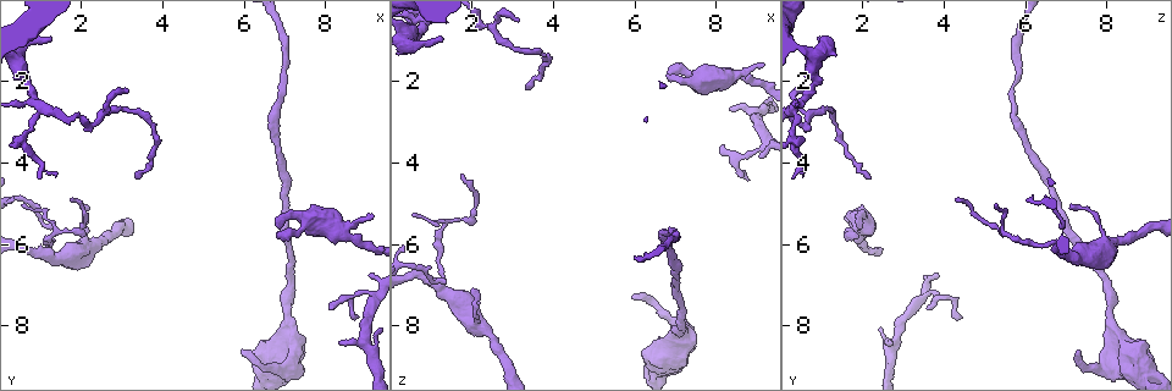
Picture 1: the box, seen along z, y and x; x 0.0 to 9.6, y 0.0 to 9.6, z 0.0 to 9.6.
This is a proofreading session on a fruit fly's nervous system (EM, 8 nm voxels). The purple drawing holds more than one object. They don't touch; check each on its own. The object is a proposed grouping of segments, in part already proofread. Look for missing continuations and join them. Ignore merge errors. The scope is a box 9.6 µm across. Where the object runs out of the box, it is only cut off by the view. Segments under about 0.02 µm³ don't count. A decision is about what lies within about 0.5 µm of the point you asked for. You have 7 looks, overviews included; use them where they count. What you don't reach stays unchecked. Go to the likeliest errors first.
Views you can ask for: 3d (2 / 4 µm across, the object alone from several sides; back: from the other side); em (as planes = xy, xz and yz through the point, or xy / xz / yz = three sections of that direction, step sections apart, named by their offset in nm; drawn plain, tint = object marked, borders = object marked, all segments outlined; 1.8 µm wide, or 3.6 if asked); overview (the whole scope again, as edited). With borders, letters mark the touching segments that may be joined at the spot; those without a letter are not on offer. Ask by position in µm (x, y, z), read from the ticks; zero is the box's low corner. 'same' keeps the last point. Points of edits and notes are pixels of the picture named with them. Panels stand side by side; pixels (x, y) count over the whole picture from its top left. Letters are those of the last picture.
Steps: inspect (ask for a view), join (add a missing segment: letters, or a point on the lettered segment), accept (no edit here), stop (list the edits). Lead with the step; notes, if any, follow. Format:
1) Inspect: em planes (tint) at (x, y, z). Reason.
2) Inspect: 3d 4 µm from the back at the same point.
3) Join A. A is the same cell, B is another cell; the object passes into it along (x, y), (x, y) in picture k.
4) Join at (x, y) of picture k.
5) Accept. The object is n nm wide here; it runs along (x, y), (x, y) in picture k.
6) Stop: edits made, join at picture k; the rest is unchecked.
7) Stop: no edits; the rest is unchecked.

Inspect: 3d 4 µm from the back at (1.35, 0.95, 0.90). An open end.

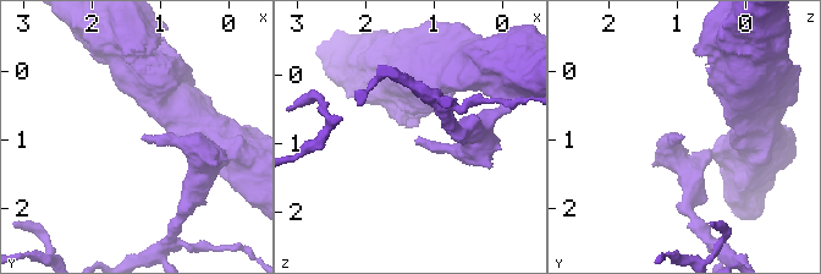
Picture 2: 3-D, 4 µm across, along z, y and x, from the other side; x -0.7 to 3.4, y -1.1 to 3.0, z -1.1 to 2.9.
Inspect: em xz step 16 (tint) at (1.25, 1.00, 0.90). Shape alone is not enough.

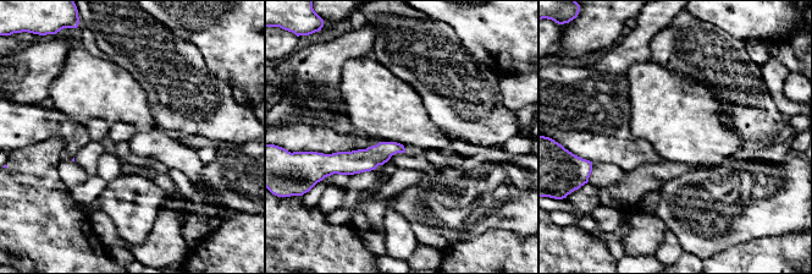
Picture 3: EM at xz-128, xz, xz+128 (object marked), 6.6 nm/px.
Inspect: em planes (borders) at the same point.

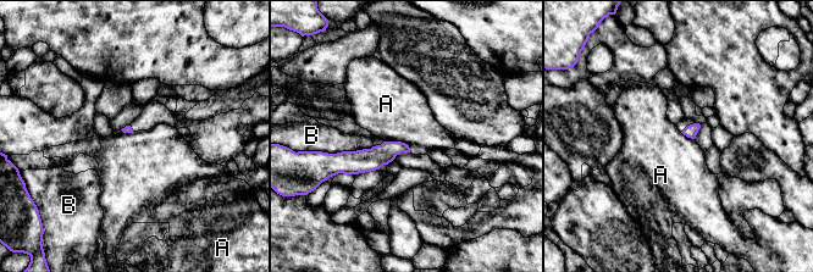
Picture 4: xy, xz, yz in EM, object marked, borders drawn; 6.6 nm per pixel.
Accept. A and B are other cells; a border runs along (385, 140), (404, 142), (410, 151) in picture 4; no lettered segment goes on from it.

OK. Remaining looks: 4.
Inspect: 3d 2 µm at (5.95, 8.65, 7.35). Tapers out.

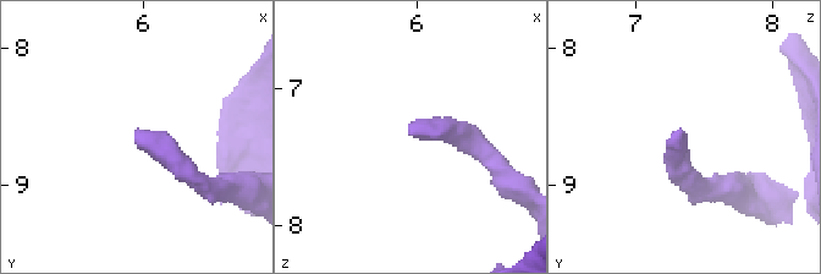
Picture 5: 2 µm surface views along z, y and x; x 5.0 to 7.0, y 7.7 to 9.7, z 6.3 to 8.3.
Inspect: em planes (borders) at (5.94, 8.60, 7.34). Shape alone is not enough.

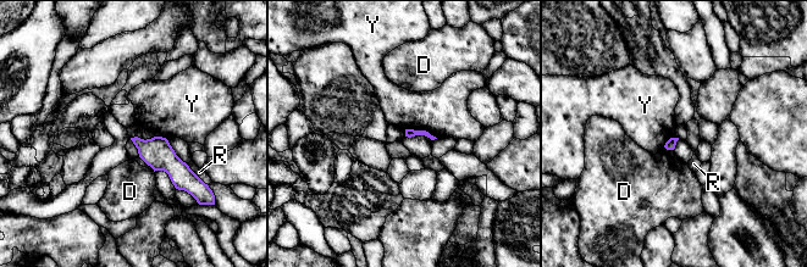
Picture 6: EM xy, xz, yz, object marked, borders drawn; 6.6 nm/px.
Accept. The longest contact is with Y, 220 nm; D, R and Y are other cells; none of them fits.

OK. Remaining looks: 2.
Inspect: 3d 2 µm at (8.35, 8.45, 2.65). Free end.

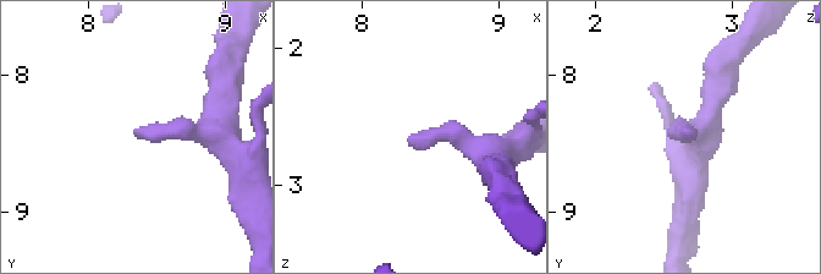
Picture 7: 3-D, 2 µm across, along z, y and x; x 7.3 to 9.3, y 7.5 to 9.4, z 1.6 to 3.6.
Inspect: em planes (borders) at (8.32, 8.44, 2.68). Need the tissue.

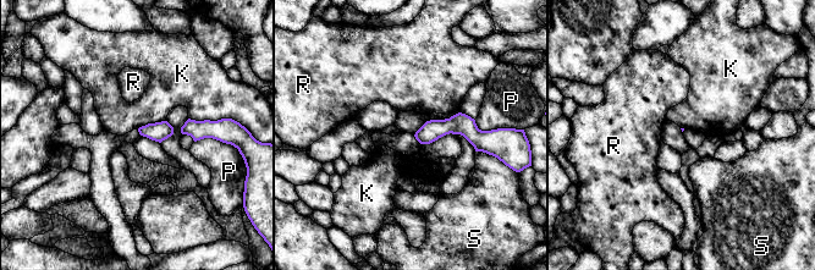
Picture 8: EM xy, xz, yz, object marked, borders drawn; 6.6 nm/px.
Accept. The longest contact is with K, 220 nm; K, P, R and S are other cells; it runs along (418, 134), (467, 127), (484, 141) in picture 8; no lettered segment goes on from it.

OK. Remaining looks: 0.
Stop: no edits; the rest is unchecked.

